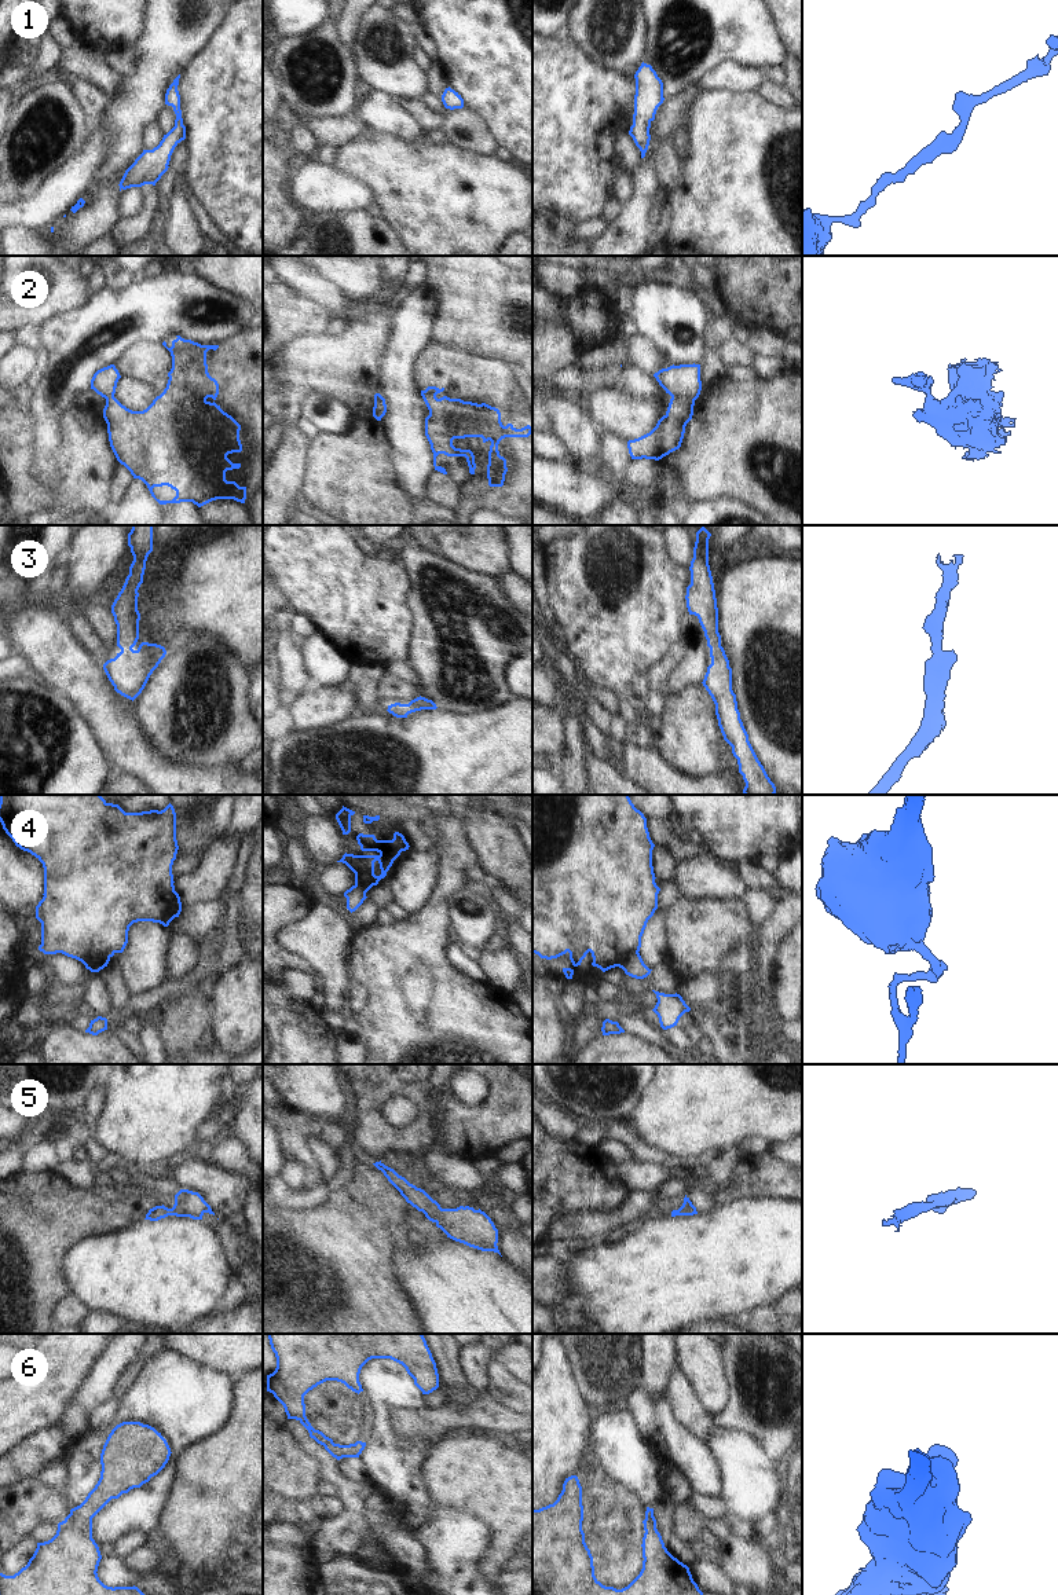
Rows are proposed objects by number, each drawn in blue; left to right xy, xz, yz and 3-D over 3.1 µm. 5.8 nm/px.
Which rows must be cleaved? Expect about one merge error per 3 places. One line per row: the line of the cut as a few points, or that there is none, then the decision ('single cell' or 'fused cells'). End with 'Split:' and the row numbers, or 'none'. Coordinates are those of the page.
1: no cut | single cell
2: yz (672, 396), (689, 396), (695, 399) | fused cells
3: no cut | single cell
4: yz (637, 952), (633, 952), (621, 967) | fused cells
5: no cut | single cell
6: no cut | single cell
Split: 2, 4

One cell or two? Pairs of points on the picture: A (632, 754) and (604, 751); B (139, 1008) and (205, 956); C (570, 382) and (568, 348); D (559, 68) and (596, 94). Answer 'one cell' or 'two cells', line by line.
A: two cells
B: one cell
C: two cells
D: one cell

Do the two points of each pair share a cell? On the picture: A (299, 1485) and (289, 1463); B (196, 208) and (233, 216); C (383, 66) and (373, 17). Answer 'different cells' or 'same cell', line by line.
A: same cell
B: different cells
C: same cell

